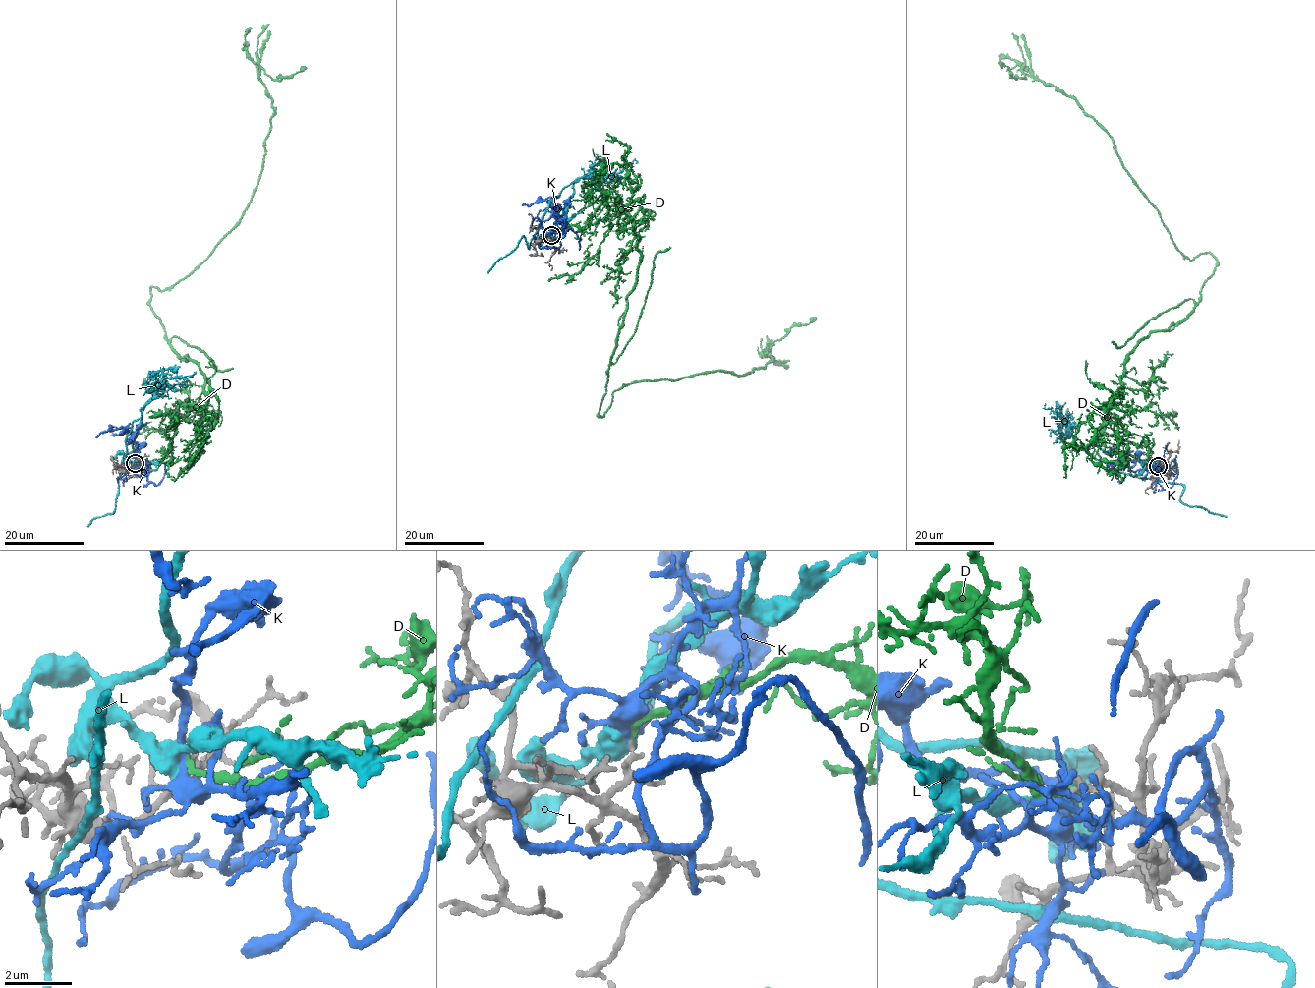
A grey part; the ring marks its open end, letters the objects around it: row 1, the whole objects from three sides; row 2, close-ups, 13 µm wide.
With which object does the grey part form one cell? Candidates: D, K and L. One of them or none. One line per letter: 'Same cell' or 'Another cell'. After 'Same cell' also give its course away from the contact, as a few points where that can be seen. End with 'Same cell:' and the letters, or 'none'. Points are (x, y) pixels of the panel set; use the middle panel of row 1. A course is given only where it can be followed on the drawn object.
D: Another cell
K: Same cell. Its course: (551, 235), (555, 223), (564, 221), (557, 209), (554, 212), (550, 205), (550, 198), (522, 205)
L: Another cell
Same cell: K

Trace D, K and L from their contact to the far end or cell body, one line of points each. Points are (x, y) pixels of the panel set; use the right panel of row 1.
D: (1158, 465), (1103, 432), (1105, 404), (1125, 355), (1186, 317), (1217, 260), (1181, 253), (1074, 99), (999, 63)
K: (1158, 465), (1142, 462), (1136, 455), (1133, 465), (1128, 467), (1122, 456), (1108, 464), (1121, 483)
L: (1159, 466), (1124, 453), (1108, 454), (1095, 445), (1085, 450), (1119, 472), (1179, 484), (1180, 500), (1227, 517)

